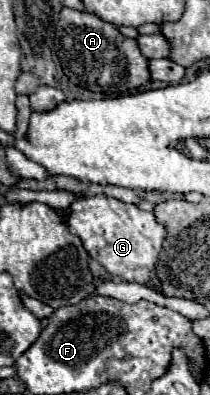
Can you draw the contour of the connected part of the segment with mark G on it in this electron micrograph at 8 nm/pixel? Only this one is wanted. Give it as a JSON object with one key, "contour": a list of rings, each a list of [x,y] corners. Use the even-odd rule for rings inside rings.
{"contour":[[[94,195],[72,203],[66,220],[69,231],[80,237],[90,257],[100,261],[108,273],[122,281],[150,285],[150,271],[158,261],[158,253],[166,237],[166,229],[158,225],[154,213],[106,195]]]}

